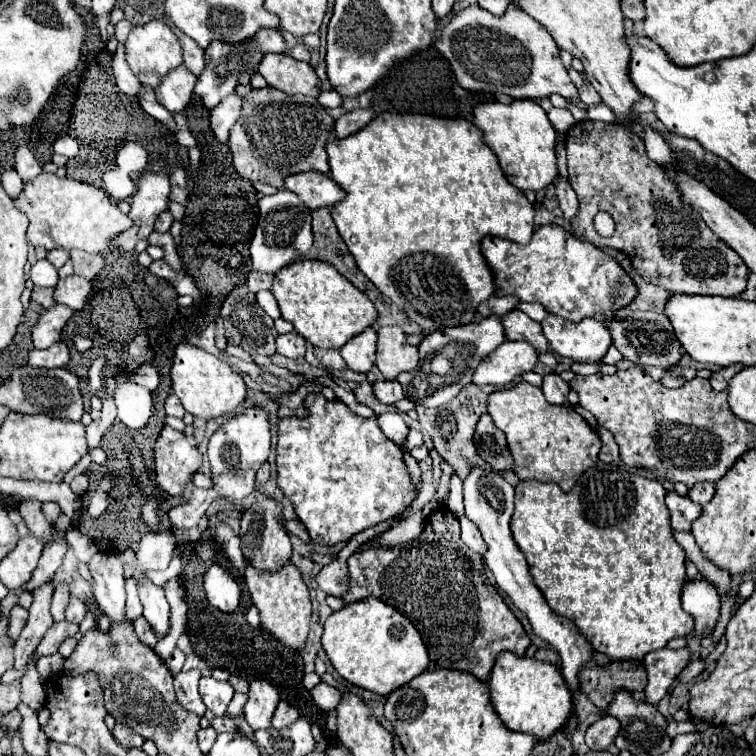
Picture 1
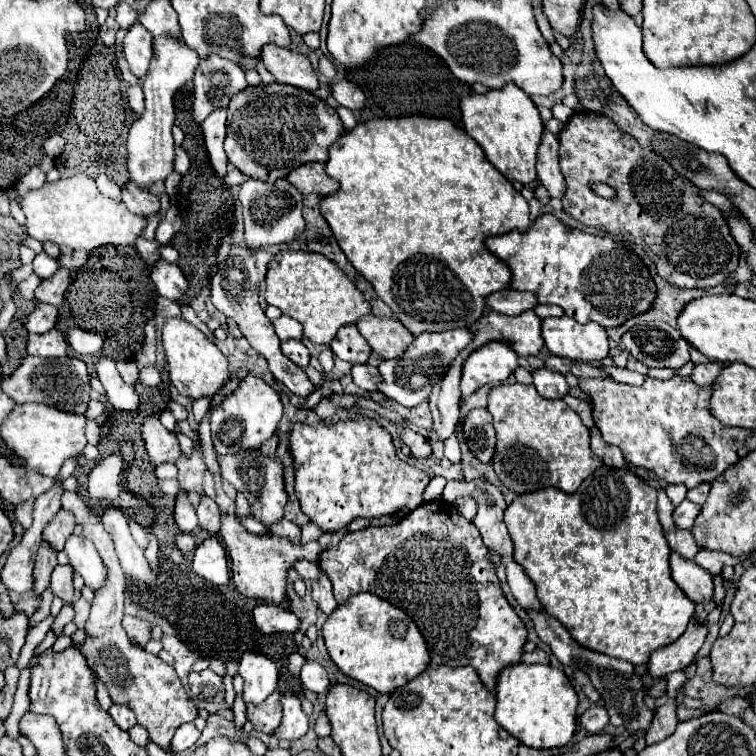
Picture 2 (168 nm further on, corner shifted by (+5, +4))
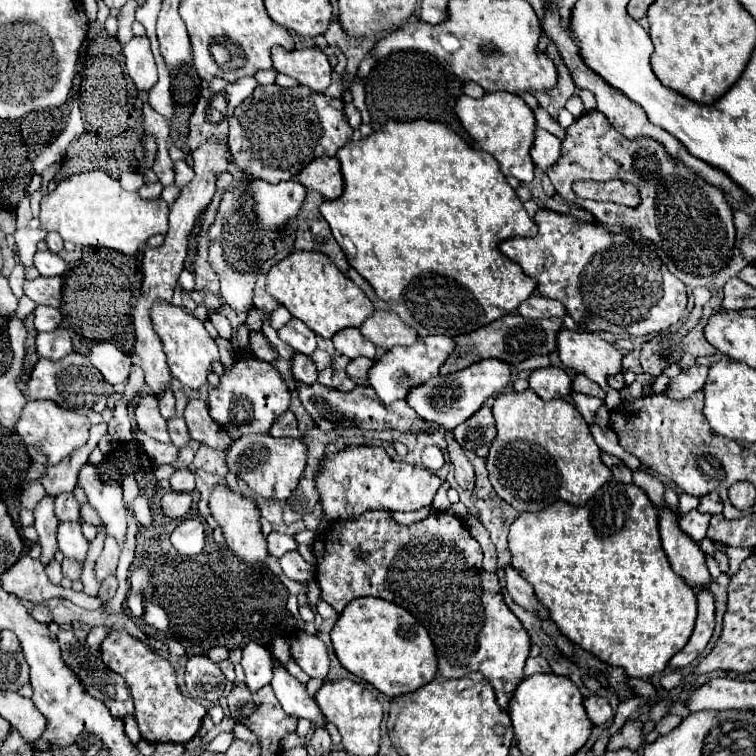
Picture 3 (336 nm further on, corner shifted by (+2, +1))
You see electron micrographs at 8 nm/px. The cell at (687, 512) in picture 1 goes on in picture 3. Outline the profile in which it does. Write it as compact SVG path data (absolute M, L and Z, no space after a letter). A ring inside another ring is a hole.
M692 509L690 513L680 517L680 529L684 533L688 533L694 541L700 541L706 537L706 527L708 527L710 517L712 517L710 513L700 513L700 511Z

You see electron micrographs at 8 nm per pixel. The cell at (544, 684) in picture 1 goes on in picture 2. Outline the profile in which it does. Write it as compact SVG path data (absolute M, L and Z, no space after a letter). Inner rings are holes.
M515 664L501 670L497 680L497 710L495 720L521 744L529 748L561 748L577 728L579 696L569 678L551 666Z

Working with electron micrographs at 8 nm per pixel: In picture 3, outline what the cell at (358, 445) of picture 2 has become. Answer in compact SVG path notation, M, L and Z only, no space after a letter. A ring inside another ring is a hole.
M354 445L332 455L324 455L316 471L316 491L326 519L358 519L364 511L416 511L430 507L442 479L432 471L410 465L406 461L392 461L384 447Z

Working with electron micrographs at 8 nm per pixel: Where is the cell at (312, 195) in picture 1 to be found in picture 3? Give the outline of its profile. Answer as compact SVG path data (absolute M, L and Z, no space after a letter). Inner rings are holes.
M336 157L314 159L300 171L298 181L306 187L306 191L318 191L324 199L336 199L344 189L340 163Z

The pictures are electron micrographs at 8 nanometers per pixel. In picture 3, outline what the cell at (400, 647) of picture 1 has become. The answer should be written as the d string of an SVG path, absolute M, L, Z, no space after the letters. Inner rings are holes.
M358 597L346 605L334 623L332 645L338 661L380 693L398 697L412 693L436 677L436 649L428 631L406 609L378 597Z

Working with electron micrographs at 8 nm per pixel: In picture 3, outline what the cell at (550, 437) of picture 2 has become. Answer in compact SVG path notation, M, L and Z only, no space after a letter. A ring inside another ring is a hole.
M532 389L510 391L494 399L492 413L498 435L486 457L486 467L498 497L516 511L538 511L554 501L584 505L610 479L612 473L600 461L590 425L570 401L542 401Z

